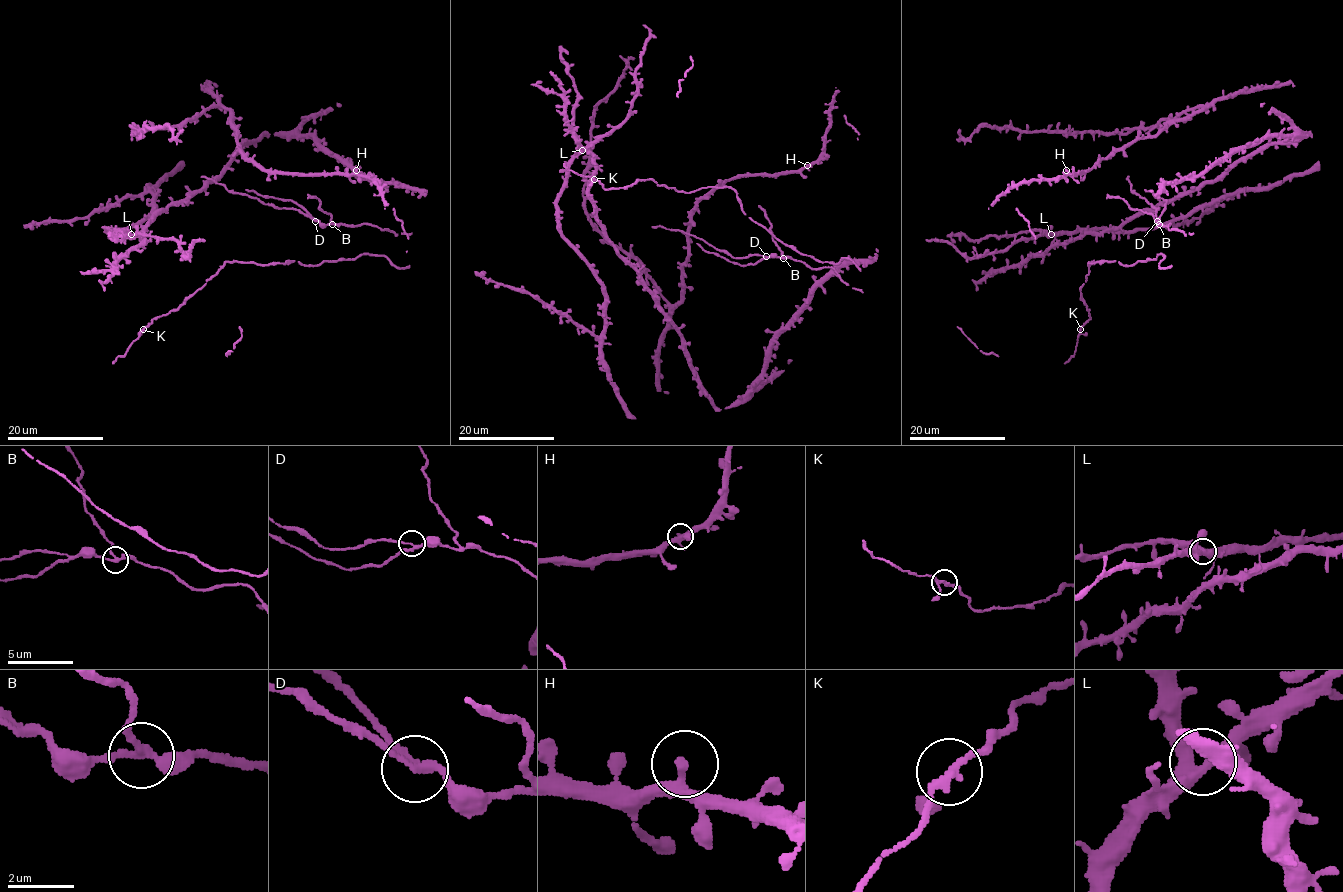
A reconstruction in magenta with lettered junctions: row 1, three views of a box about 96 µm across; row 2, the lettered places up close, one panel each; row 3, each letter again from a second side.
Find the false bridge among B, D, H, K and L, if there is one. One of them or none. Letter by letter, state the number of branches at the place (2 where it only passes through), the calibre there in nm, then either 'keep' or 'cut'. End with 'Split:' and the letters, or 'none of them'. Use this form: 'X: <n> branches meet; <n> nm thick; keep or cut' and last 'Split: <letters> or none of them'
B: 3 branches meet; 200 nm thick; keep
D: 3 branches meet; 190 nm thick; cut
H: 3 branches meet; 200 nm thick; keep
K: 2 branches meet; 220 nm thick; keep
L: 3 branches meet; 320 nm thick; keep
Split: D

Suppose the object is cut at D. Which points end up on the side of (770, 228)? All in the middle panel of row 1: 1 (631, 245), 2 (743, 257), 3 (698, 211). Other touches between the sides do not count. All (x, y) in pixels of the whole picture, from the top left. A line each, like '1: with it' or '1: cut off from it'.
1: with it
2: cut off from it
3: with it

